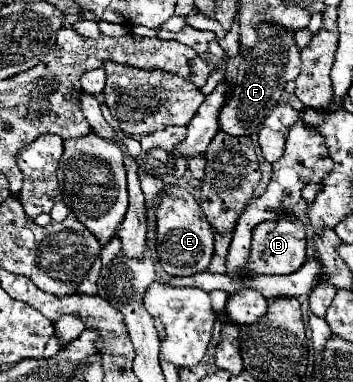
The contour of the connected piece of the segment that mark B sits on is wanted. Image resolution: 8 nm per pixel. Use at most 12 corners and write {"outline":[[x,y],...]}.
{"outline":[[285,213],[253,229],[247,267],[289,275],[307,259],[303,223]]}

